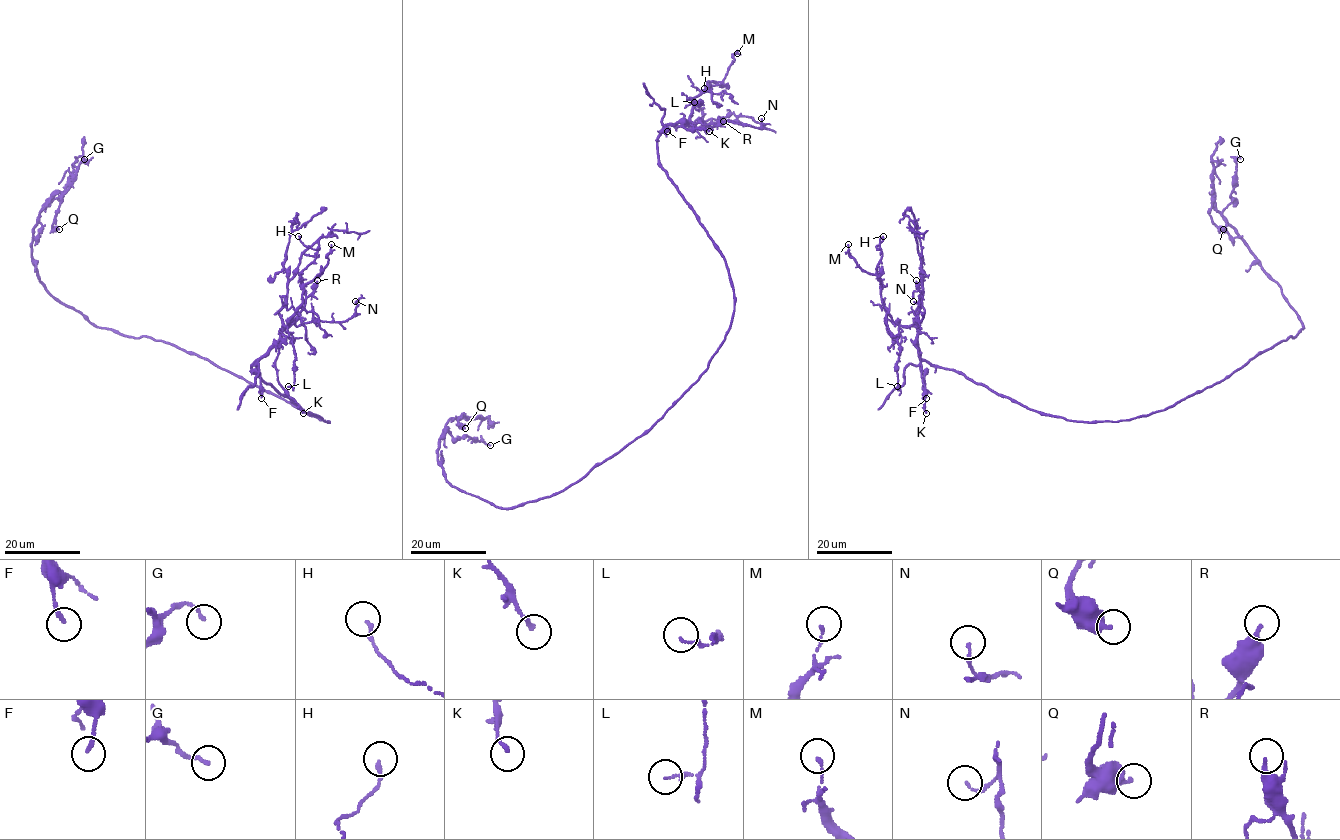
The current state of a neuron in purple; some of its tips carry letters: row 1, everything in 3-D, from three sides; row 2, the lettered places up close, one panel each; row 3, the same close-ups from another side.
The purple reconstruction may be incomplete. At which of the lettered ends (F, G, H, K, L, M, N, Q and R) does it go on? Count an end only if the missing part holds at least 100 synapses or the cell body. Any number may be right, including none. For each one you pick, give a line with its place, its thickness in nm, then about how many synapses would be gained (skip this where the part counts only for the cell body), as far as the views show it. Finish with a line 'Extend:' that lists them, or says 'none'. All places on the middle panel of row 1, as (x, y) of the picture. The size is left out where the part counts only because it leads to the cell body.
Extend: none

